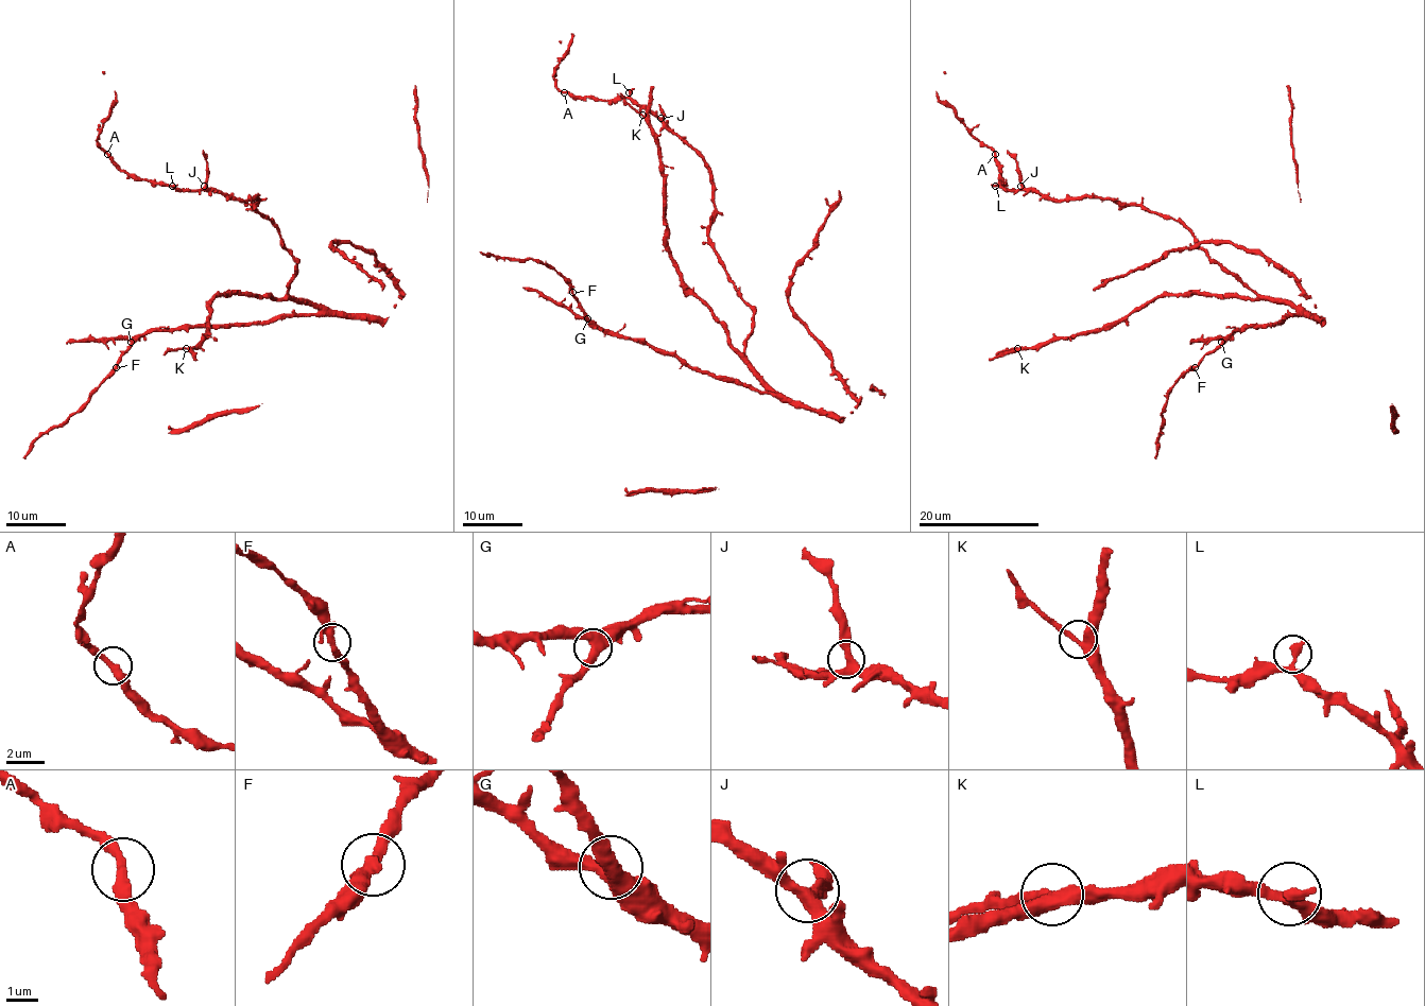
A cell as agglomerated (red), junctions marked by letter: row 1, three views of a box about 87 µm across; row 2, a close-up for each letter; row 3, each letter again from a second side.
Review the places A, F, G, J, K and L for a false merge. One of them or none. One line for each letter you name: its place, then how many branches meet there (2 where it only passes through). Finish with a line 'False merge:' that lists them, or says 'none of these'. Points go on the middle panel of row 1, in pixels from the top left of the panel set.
False merge: none of these

